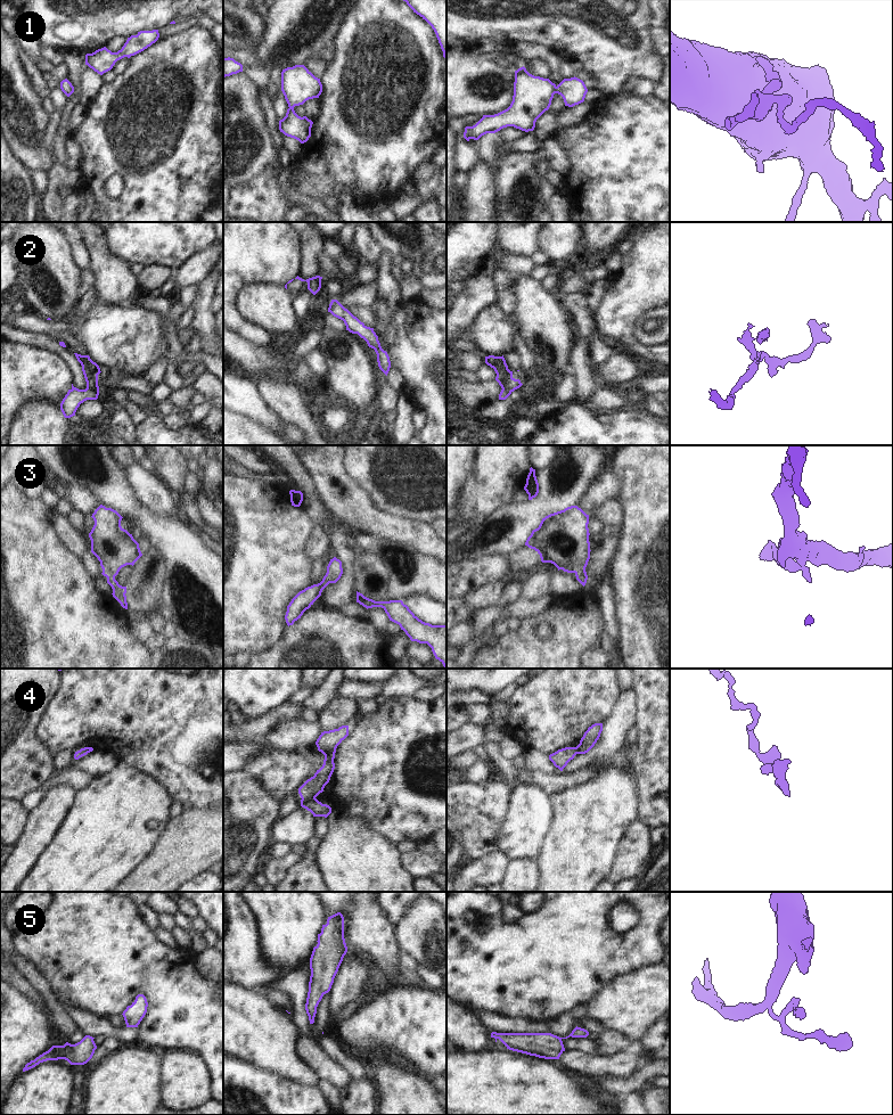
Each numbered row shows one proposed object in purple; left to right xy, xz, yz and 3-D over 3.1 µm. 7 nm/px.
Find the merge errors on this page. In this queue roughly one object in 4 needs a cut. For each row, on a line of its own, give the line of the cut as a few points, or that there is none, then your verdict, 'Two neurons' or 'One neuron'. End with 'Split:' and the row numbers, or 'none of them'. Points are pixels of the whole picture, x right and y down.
1: No split. One neuron
2: No split. One neuron
3: No split. One neuron
4: Split along xz (314, 796), (302, 800). Two neurons
5: No split. One neuron
Split: 4

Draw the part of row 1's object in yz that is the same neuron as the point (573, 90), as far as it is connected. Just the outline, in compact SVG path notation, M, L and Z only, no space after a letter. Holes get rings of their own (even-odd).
M523 66L515 71L514 96L510 106L494 115L483 115L473 126L466 126L464 138L478 140L486 133L495 133L514 126L533 131L536 120L549 109L555 93L563 97L565 106L573 107L584 101L588 89L577 77L564 79L558 85L549 79L534 76Z

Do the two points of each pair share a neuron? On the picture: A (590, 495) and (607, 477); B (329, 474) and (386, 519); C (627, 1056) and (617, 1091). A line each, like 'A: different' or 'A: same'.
A: same
B: same
C: different

